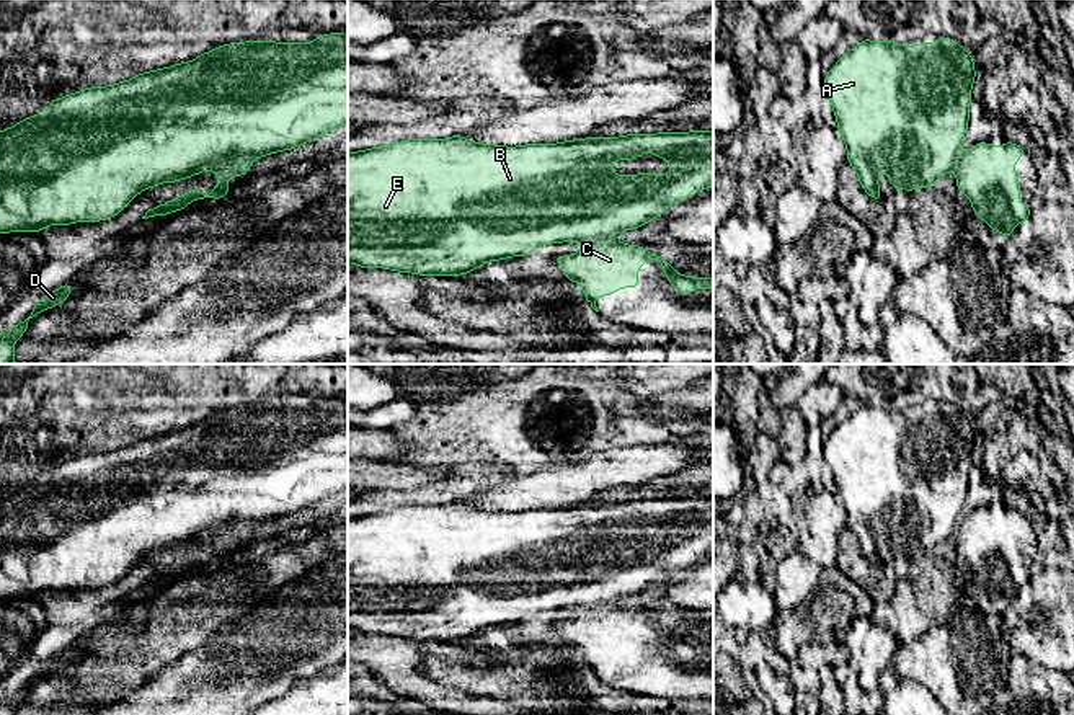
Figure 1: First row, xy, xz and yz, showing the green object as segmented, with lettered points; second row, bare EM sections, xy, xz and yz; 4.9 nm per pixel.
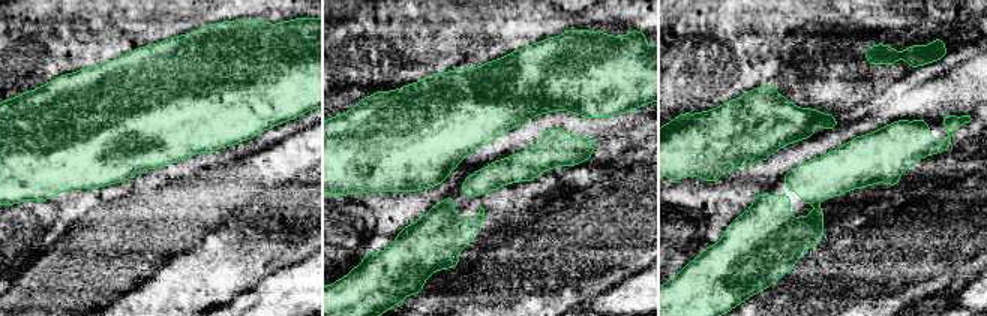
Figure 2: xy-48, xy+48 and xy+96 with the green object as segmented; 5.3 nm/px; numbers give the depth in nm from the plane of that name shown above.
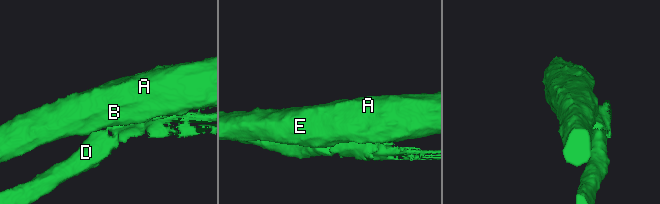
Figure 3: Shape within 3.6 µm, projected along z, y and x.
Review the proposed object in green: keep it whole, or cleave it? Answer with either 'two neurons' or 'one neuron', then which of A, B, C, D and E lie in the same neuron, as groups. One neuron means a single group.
two neurons | A B E / C D

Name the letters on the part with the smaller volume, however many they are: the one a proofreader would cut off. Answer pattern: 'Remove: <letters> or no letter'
Remove: C, D

